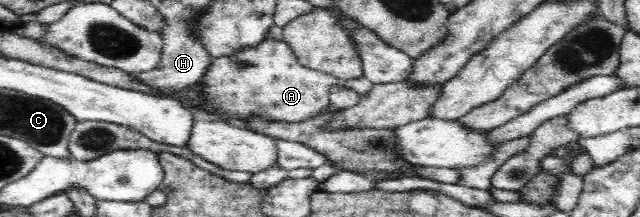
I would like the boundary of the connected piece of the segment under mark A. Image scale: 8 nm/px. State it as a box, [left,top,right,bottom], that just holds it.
[198,37,346,122]

